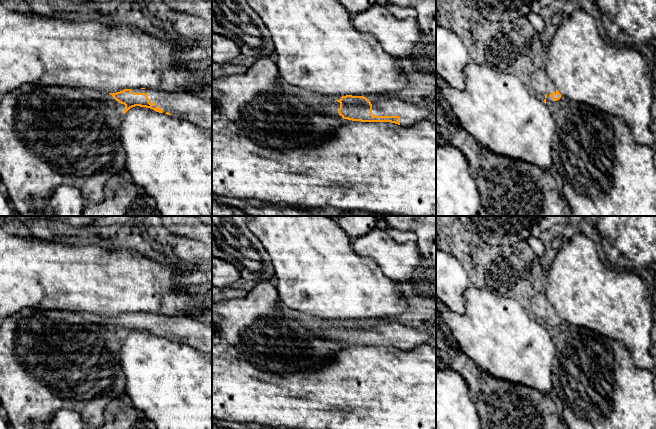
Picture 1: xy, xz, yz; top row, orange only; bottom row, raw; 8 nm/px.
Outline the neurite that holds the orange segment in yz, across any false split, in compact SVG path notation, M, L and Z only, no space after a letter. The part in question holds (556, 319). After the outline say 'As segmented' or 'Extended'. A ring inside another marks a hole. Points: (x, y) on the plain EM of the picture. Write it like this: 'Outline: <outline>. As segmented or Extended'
Outline: M538 293L533 297L531 300L531 314L545 328L553 327L562 321L554 307L547 301L545 293Z. Extended

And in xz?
Outline: M303 315L296 318L307 330L316 330L319 334L337 334L343 343L361 346L391 346L401 350L412 350L423 344L428 344L431 336L420 330L408 328L396 321L381 321L367 323L364 320L327 320L314 316Z. Extended

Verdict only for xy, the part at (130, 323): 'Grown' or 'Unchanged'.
Grown

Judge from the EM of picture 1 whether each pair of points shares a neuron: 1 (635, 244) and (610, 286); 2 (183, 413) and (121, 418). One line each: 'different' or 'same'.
1: different
2: different

